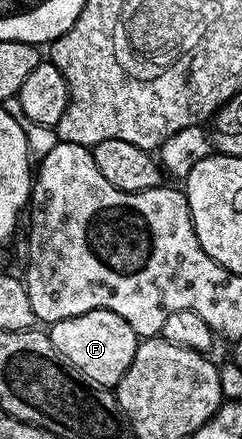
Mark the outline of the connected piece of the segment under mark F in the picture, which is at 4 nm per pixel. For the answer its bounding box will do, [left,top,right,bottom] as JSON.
[47,310,138,386]

